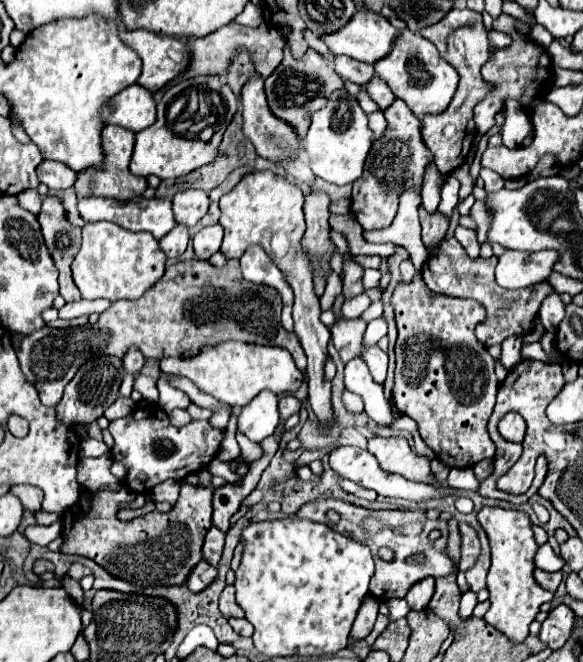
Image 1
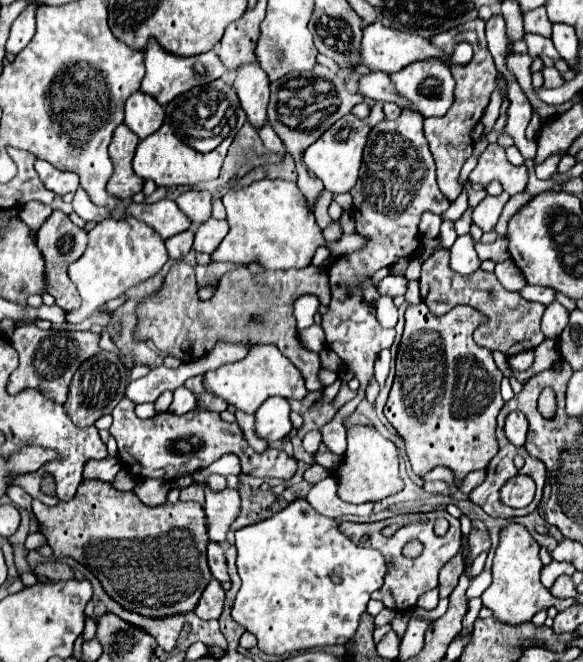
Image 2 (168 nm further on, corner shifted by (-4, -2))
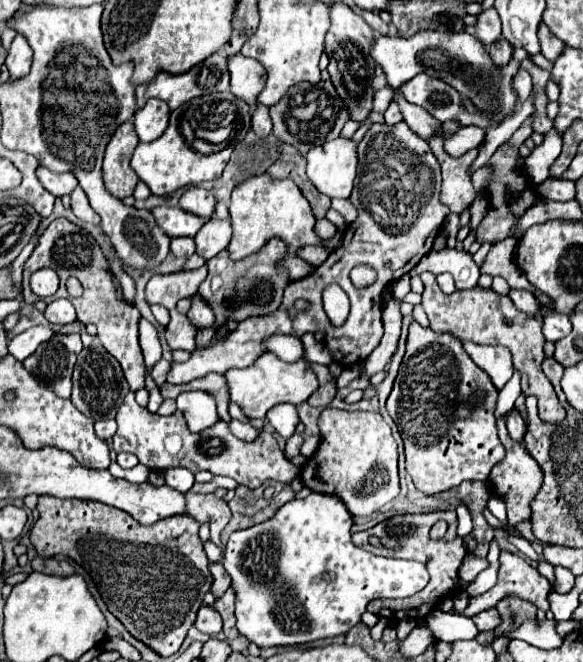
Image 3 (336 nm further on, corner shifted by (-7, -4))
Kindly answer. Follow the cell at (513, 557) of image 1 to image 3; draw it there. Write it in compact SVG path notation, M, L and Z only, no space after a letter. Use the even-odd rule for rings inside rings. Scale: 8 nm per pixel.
M501 550L499 562L501 568L497 584L489 592L471 598L465 614L475 616L483 610L495 608L505 596L523 598L547 612L549 610L547 594L551 590L551 582L545 576L541 576L539 570L533 568L529 562L525 562L521 556L511 554L507 550Z

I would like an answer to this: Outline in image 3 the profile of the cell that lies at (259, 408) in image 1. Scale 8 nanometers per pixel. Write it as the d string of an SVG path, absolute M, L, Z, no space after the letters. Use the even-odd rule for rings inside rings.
M277 404L267 412L267 420L269 424L275 428L275 432L279 436L283 436L285 440L295 432L295 426L299 424L299 416L295 406L291 404Z

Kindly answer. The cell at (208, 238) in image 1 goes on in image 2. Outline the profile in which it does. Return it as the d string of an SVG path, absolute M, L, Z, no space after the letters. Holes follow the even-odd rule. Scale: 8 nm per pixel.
M208 218L206 222L202 222L198 226L198 230L194 234L194 250L212 254L218 248L218 244L224 240L226 234L228 234L228 222L226 220Z

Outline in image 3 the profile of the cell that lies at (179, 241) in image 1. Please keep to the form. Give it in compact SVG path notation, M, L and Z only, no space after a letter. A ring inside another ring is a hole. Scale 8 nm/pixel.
M173 238L171 240L171 252L175 256L189 258L191 254L195 254L195 242L193 242L193 238Z

